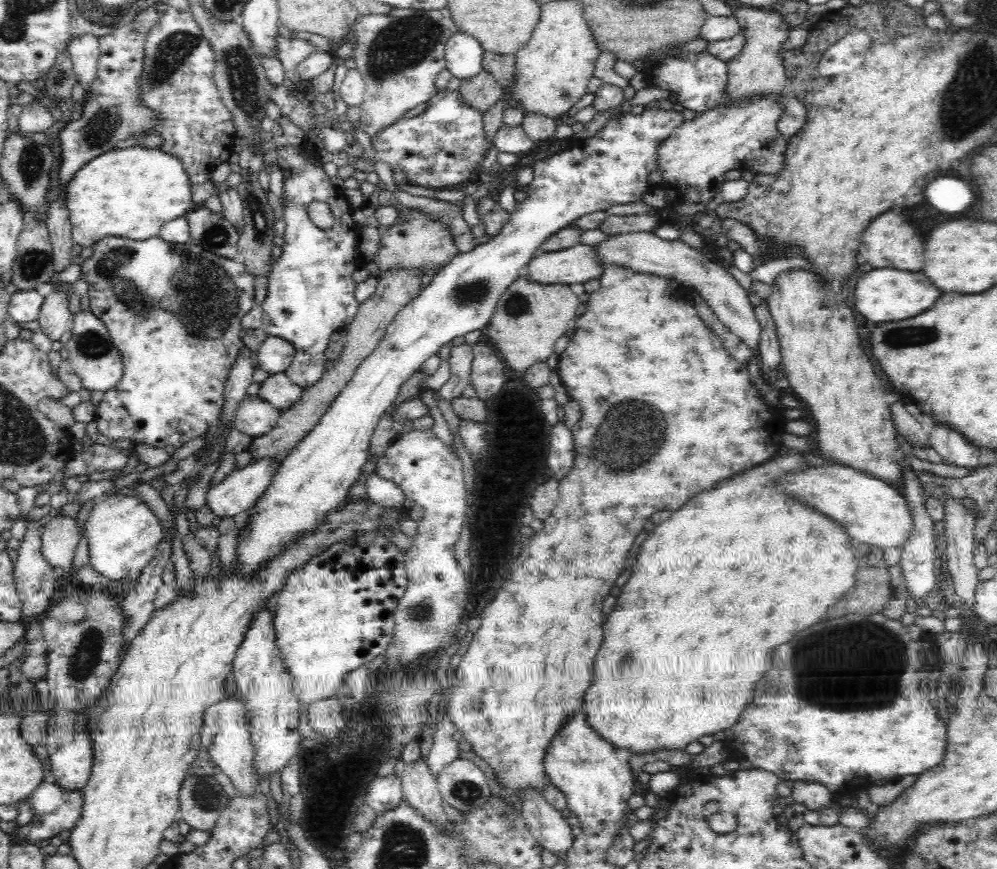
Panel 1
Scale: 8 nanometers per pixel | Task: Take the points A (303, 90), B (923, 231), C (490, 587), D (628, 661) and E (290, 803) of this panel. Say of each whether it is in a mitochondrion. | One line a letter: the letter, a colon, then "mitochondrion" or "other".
A: other
B: other
C: other
D: mitochondrion
E: other

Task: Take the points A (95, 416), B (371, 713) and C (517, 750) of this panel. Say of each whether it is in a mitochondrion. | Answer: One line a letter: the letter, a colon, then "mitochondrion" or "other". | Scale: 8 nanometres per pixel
A: other
B: other
C: other

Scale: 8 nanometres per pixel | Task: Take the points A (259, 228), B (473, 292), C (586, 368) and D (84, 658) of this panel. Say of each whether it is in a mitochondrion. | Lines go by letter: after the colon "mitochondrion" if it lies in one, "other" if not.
A: mitochondrion
B: mitochondrion
C: other
D: mitochondrion

